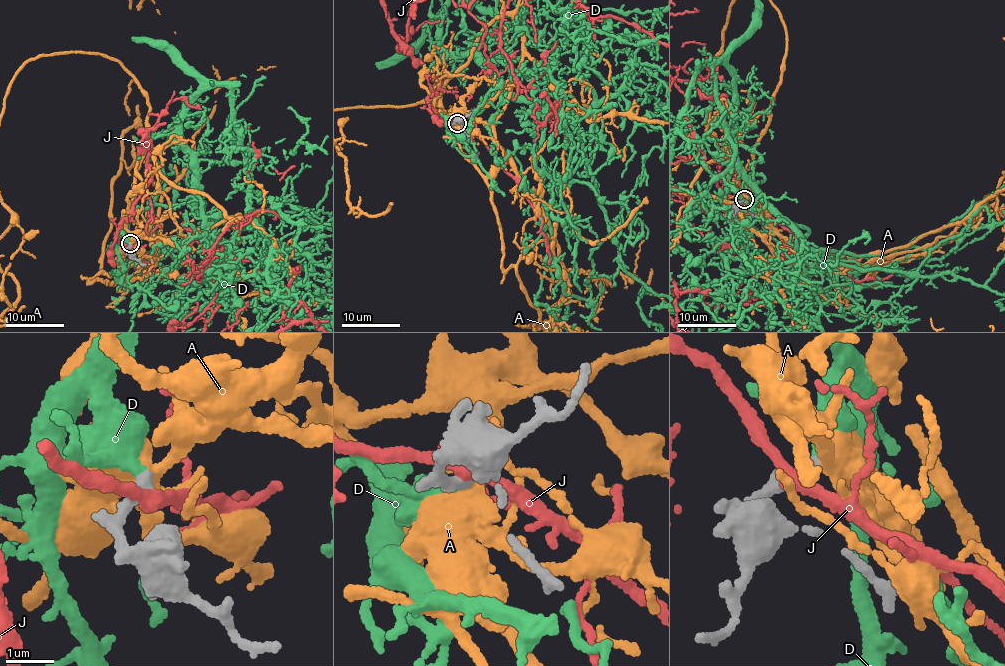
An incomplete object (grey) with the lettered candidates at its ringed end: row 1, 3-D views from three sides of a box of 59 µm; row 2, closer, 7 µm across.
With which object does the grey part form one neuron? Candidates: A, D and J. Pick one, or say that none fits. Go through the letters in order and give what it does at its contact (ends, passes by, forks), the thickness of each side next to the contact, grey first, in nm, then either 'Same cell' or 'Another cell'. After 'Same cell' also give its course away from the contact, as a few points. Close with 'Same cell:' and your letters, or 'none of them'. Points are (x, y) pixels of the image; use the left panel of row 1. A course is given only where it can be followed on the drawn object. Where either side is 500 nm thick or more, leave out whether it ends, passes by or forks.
A: Thickness 260 nm (grey) against 550 nm. Another cell
D: It passes by. Thickness 260 nm (grey) against 320 nm. Same cell
J: It passes by. Thickness 300 nm (grey) against 280 nm. Another cell
Same cell: D

